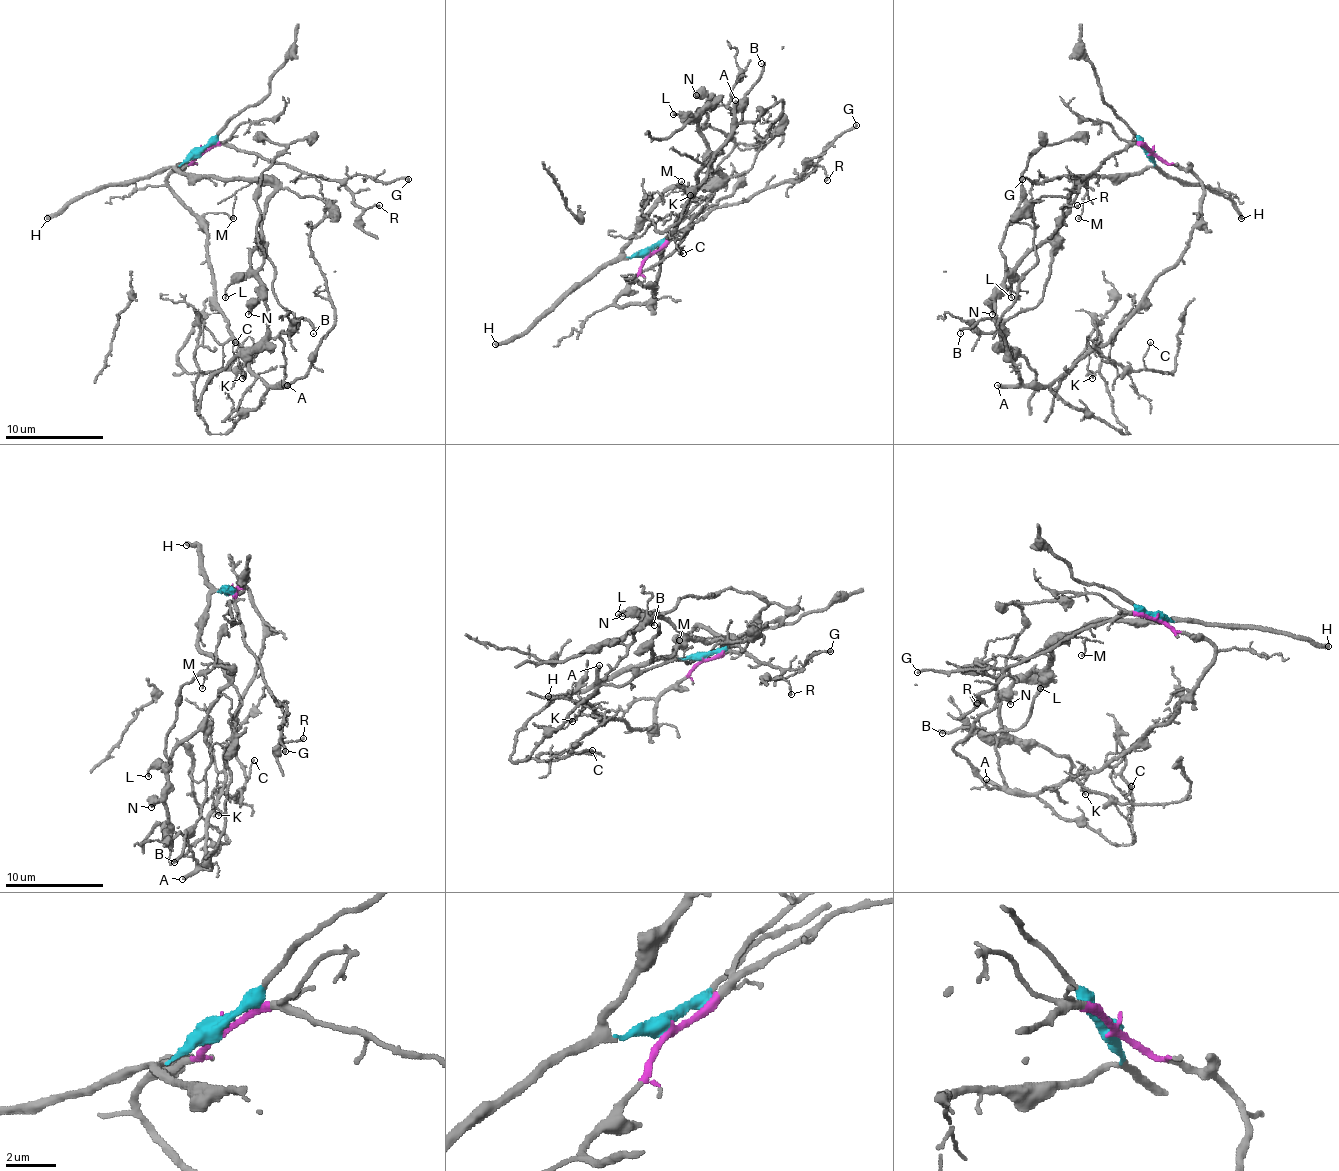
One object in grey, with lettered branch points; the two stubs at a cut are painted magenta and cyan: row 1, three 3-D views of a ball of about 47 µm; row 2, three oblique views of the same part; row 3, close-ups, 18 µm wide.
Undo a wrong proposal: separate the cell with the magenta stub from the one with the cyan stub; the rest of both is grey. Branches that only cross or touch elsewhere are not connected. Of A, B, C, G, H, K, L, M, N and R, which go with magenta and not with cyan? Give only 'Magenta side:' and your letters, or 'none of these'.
Magenta side: A, C, G, K, R

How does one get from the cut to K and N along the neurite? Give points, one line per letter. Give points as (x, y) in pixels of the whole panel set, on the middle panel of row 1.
K: (649, 256), (615, 303), (642, 305), (654, 293), (661, 244), (688, 207), (691, 192), (686, 192), (691, 195)
N: (649, 254), (625, 254), (642, 217), (671, 188), (713, 188), (722, 178), (698, 126), (708, 102), (696, 95)

